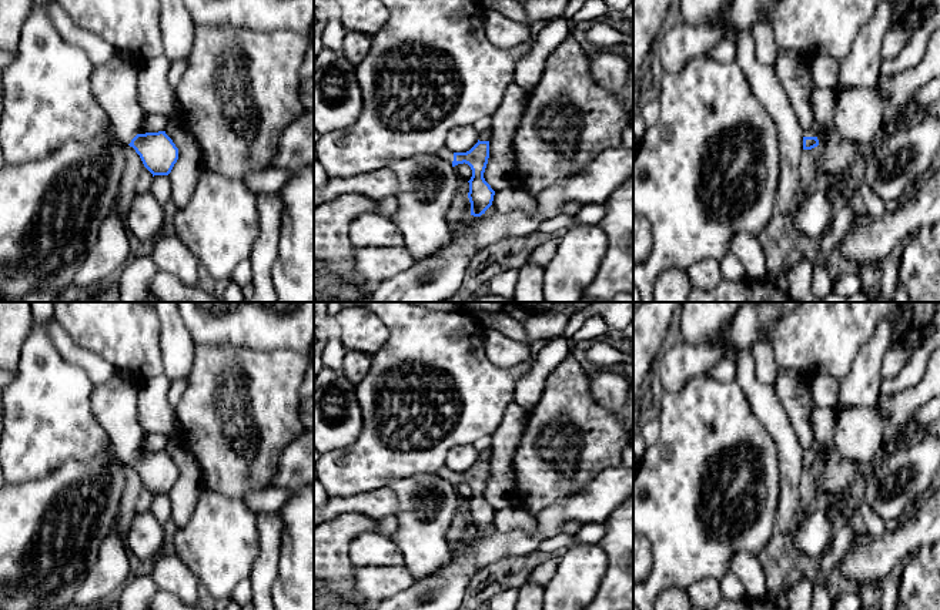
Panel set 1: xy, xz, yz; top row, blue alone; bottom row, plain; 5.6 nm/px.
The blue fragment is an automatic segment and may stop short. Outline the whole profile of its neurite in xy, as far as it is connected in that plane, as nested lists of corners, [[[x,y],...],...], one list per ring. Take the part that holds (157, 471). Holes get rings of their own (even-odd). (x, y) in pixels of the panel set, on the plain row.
[[[126,371],[94,385],[91,409],[110,435],[117,456],[133,466],[154,495],[168,495],[178,479],[178,467],[165,450],[140,453],[144,430],[138,422],[138,381]]]

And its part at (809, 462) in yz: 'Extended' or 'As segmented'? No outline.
Extended

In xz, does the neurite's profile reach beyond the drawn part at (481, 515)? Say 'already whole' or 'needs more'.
needs more

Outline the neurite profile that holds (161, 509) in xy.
[[[154,495],[150,512],[161,524],[171,520],[173,506],[171,506],[170,496]]]

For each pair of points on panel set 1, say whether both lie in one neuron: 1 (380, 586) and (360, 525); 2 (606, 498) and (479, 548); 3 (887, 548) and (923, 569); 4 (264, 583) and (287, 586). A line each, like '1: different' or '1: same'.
1: different
2: same
3: different
4: different

